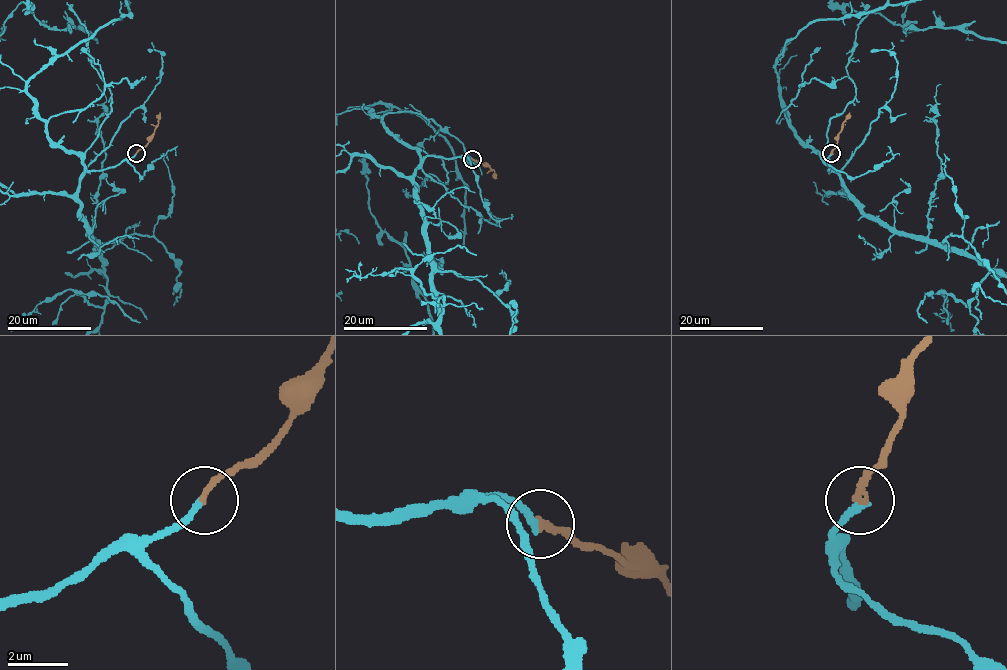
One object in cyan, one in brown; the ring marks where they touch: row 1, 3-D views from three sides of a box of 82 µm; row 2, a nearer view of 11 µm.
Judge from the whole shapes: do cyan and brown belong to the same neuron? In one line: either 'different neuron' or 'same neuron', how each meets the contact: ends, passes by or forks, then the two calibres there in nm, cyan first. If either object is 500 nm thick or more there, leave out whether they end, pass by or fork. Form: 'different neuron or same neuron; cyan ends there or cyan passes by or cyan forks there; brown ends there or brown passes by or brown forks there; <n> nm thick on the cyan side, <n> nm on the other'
same neuron; cyan ends there; brown ends there; 240 nm thick on the cyan side, 240 nm on the other

